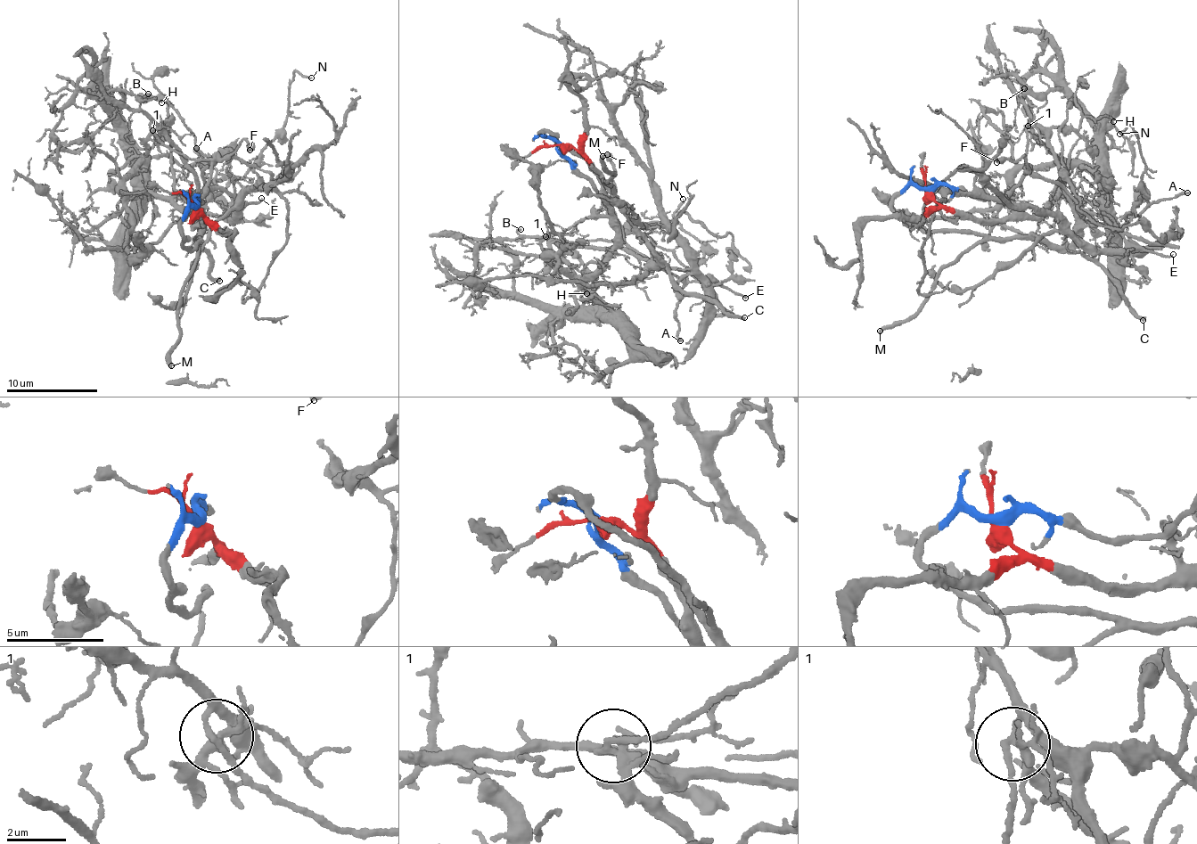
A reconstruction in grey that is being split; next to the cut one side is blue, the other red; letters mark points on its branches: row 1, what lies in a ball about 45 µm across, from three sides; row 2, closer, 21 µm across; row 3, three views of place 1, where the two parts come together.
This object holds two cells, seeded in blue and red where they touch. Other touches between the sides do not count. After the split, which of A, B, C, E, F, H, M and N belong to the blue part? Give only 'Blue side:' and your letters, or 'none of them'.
Blue side: A, B, C, E, F, H, M, N

